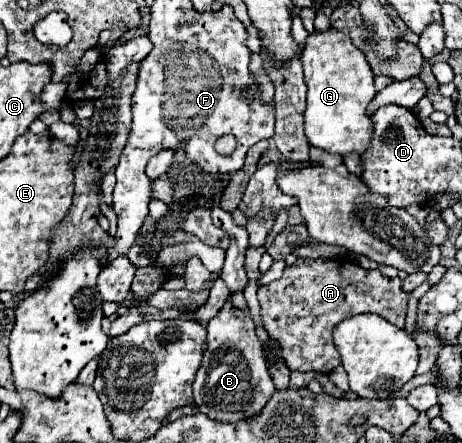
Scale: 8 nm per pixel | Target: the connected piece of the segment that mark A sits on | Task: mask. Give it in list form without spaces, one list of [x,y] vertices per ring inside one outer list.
[[[297,259],[285,267],[283,277],[259,287],[263,323],[273,341],[281,347],[281,357],[291,371],[331,373],[341,365],[341,355],[333,347],[333,327],[347,317],[377,313],[395,327],[405,327],[409,295],[401,289],[401,279],[385,277],[379,269],[363,269],[351,261],[337,259]]]

